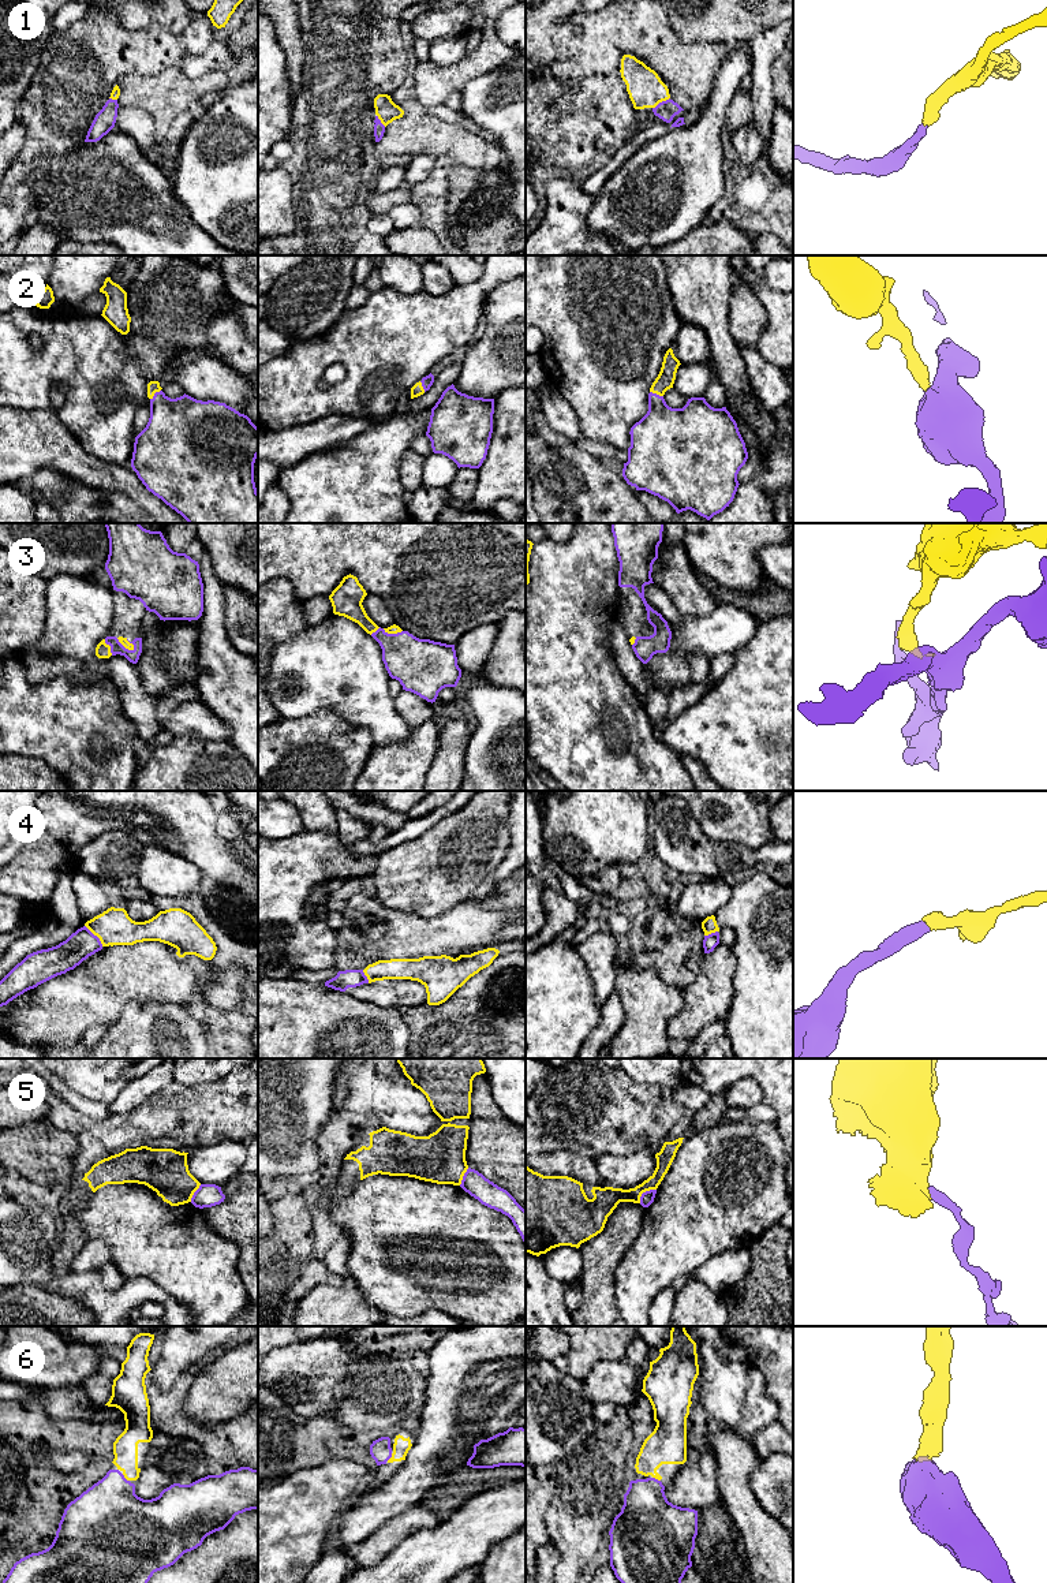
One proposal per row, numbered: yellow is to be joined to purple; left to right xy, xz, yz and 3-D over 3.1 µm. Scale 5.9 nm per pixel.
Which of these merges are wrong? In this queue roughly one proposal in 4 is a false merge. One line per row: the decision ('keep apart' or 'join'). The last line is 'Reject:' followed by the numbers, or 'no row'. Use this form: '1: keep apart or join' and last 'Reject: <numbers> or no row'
1: join
2: join
3: join
4: keep apart
5: keep apart
6: join
Reject: 4, 5

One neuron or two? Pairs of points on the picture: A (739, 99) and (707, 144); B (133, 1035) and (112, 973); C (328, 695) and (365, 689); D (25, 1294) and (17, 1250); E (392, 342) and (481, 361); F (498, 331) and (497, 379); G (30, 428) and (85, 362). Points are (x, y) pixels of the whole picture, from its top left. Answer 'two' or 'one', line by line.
A: two
B: two
C: one
D: two
E: two
F: one
G: two

